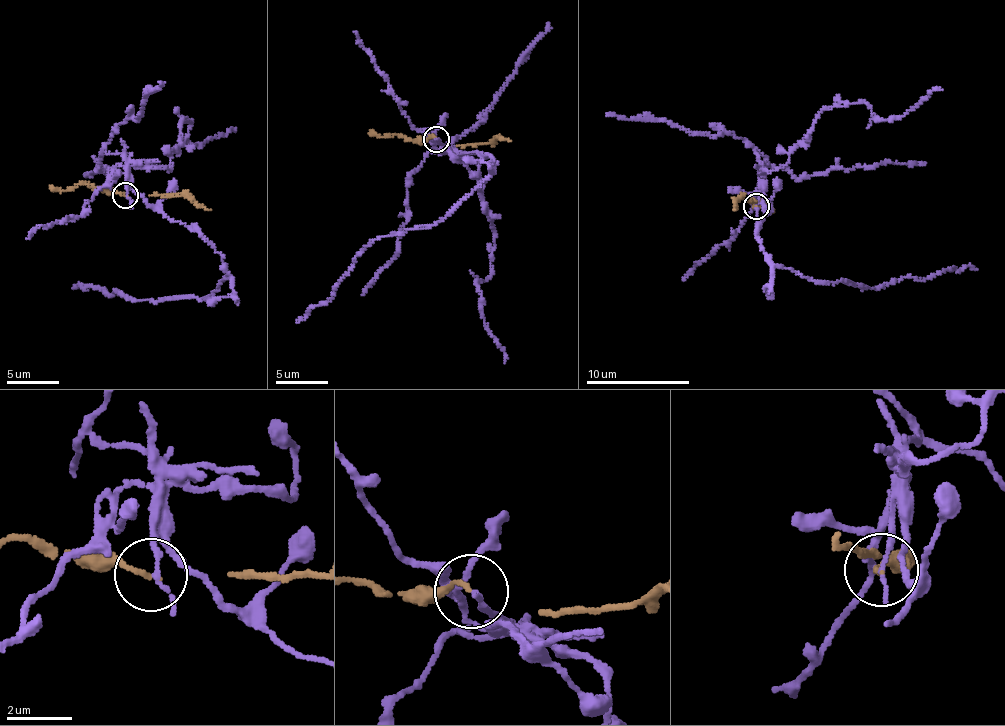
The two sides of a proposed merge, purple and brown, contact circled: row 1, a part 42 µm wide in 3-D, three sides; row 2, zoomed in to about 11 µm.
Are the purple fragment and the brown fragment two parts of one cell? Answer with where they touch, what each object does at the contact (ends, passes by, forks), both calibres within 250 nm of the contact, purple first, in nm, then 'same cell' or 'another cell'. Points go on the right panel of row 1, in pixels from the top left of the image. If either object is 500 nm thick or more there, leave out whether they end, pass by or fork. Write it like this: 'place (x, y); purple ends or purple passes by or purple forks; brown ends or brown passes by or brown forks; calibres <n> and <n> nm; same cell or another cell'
place (756, 206); purple passes by; brown ends; calibres 120 and 130 nm; another cell

